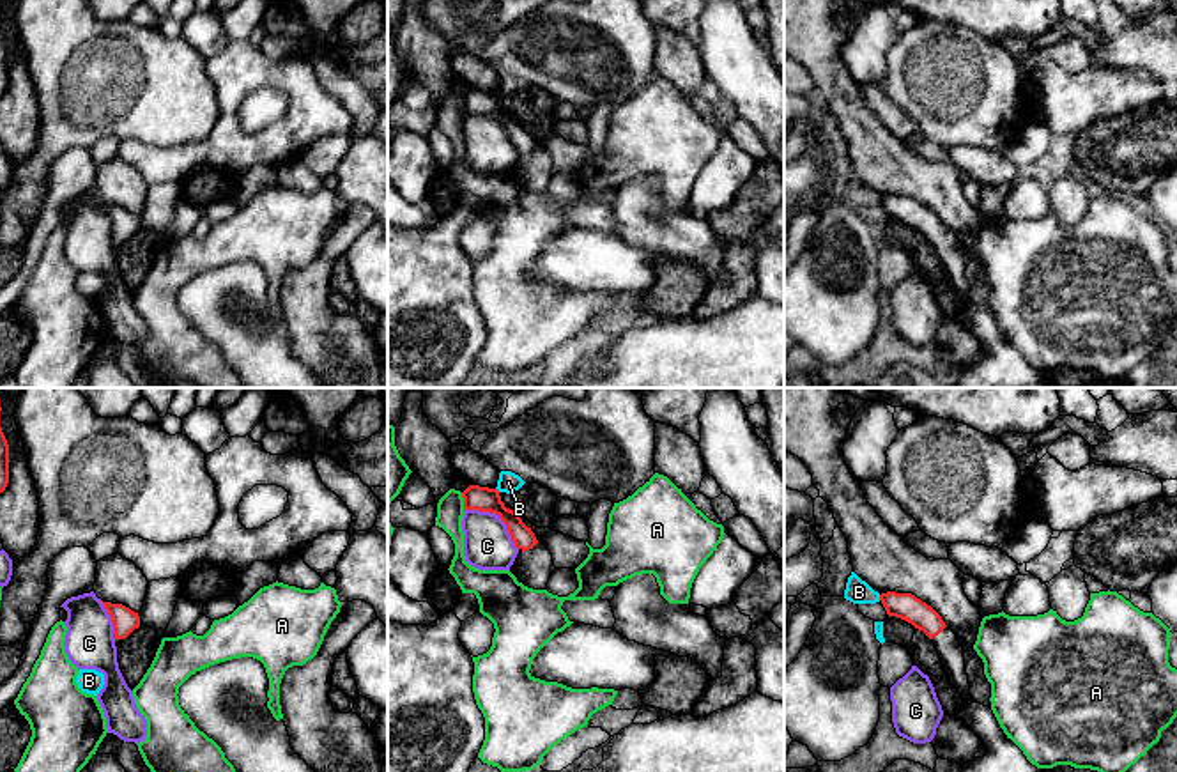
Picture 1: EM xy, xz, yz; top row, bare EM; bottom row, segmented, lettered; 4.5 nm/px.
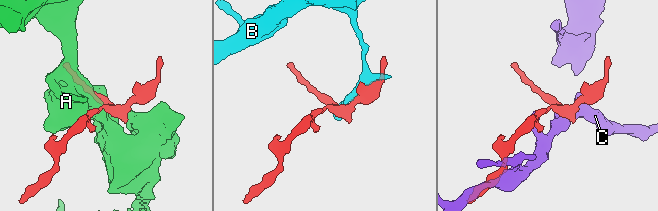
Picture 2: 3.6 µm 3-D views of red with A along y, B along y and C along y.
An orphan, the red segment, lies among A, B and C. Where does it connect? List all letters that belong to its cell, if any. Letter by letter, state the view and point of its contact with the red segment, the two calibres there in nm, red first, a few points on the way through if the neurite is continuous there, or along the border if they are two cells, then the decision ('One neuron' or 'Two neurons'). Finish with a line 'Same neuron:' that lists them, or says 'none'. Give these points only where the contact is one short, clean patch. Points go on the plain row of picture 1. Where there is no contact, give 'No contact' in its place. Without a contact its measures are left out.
A: Touches red at xz (464, 105). Thickness 110 nm (red) against 130 nm. Two neurons
B: Touches red at yz (880, 200). Thickness 120 nm (red) against 110 nm. Two neurons
C: Touches red at xz (500, 121). Thickness 110 nm (red) against 220 nm. Two neurons
Same neuron: none

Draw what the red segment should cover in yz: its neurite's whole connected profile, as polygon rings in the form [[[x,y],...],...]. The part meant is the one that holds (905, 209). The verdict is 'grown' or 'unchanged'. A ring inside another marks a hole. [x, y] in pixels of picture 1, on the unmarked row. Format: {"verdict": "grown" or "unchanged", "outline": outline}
{"verdict": "grown", "outline": [[[887,195],[880,204],[889,220],[912,227],[933,244],[950,289],[963,299],[963,310],[956,320],[988,349],[986,359],[963,370],[958,388],[1051,388],[1042,372],[1032,368],[1005,340],[993,313],[972,301],[963,250],[942,220],[912,197]]]}

